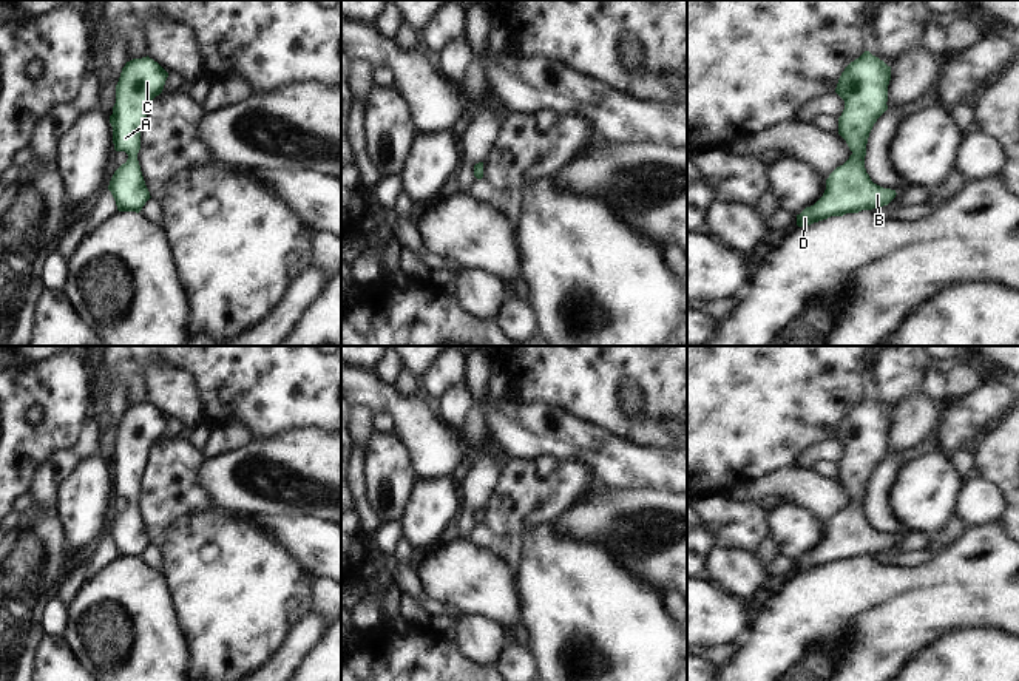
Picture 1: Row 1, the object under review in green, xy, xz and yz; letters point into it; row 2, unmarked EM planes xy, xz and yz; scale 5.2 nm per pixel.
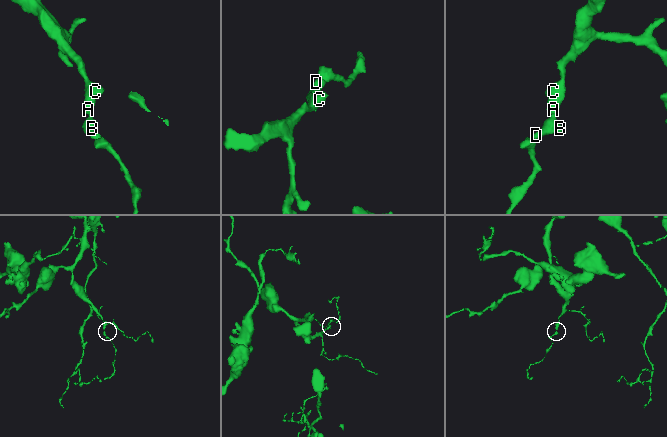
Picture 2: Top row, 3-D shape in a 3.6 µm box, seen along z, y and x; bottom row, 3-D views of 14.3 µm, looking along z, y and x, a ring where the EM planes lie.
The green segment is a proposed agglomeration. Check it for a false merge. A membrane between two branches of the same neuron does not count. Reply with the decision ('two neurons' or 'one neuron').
one neuron

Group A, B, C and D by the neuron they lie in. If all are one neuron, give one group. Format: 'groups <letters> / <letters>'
groups A B C D

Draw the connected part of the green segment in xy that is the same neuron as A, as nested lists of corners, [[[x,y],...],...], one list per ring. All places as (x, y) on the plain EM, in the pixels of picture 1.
[[[147,401],[127,408],[116,431],[116,449],[110,462],[113,490],[116,497],[128,500],[127,508],[114,517],[108,531],[119,557],[139,559],[151,544],[137,499],[148,451],[162,439],[167,423],[168,418]]]

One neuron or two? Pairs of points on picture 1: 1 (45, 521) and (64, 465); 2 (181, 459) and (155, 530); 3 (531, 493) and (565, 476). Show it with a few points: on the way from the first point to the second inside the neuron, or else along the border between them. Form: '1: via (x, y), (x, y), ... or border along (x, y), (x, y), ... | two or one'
1: border along (50, 459), (57, 484) | two
2: via (170, 476), (169, 491), (158, 513) | one
3: via (539, 493), (548, 493), (558, 484) | one

